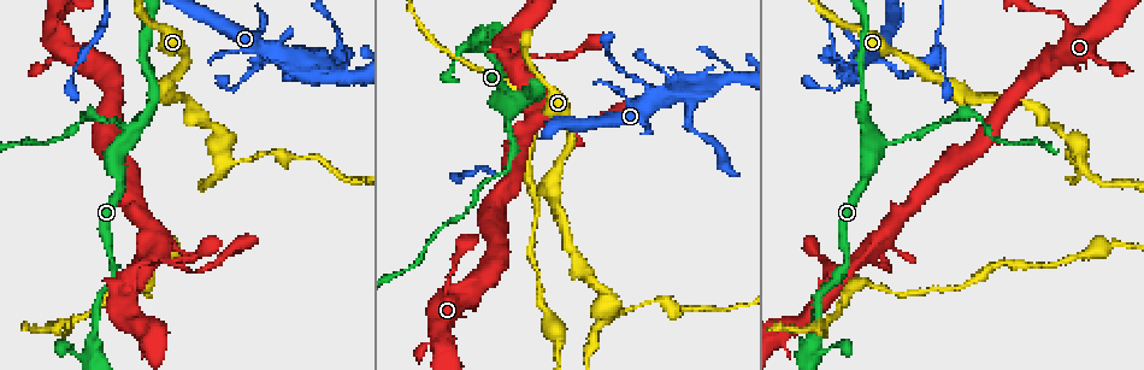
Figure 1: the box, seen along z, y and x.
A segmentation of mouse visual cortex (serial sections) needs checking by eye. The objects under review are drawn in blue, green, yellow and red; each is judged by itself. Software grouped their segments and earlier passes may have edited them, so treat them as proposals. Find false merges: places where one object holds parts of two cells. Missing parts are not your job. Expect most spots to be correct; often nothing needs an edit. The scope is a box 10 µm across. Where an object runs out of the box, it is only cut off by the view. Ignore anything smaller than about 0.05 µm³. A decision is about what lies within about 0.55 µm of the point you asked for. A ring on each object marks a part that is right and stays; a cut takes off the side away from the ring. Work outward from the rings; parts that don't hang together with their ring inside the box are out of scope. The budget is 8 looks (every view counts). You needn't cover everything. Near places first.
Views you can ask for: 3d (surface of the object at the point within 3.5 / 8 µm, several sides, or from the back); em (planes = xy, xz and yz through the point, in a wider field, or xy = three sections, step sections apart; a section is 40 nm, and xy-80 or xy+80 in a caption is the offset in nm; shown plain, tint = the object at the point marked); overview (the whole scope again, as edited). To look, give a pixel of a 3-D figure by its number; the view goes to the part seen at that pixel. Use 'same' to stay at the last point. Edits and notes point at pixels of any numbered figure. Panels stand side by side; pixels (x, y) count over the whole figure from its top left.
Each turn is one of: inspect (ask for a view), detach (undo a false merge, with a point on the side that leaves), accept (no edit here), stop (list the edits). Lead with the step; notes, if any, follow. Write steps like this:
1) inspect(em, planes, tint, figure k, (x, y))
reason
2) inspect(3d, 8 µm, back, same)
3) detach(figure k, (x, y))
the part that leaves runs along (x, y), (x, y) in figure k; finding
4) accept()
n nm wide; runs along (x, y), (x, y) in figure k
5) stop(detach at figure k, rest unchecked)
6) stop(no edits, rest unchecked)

inspect(3d, 3.5 µm, figure 1, (294, 59))
four arms meet

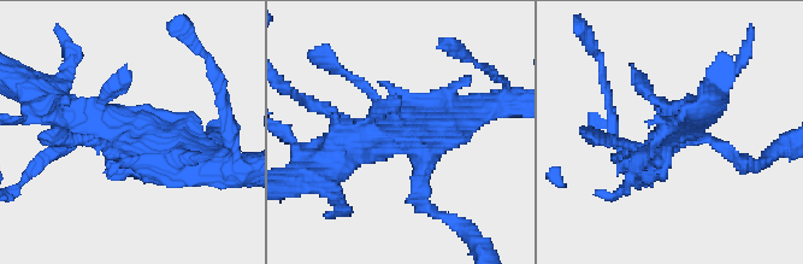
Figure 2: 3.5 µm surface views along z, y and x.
inspect(em, xy, step 3, tint, figure 2, (136, 139))

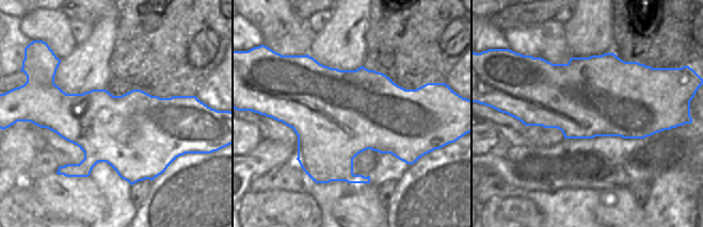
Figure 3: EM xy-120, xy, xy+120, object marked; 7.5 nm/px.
accept()
runs along (335, 159), (474, 110) in figure 2; one cell here

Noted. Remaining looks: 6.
inspect(3d, 3.5 µm, figure 1, (878, 147))
branch point

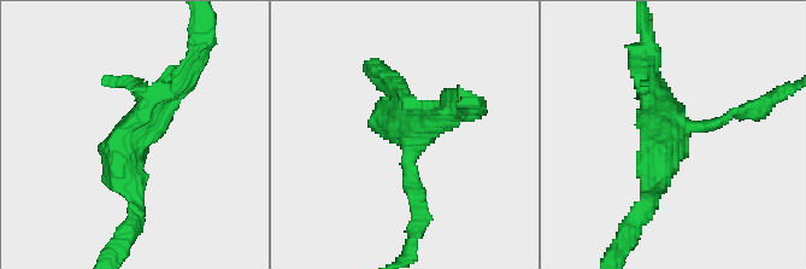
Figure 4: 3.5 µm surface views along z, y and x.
inspect(em, xy, step 3, plain, figure 4, (409, 132))
now the EM

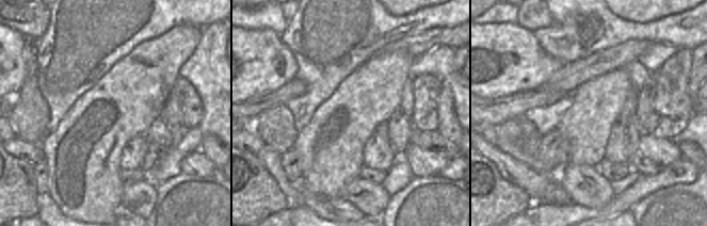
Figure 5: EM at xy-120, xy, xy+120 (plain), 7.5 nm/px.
inspect(em, xy, step 3, tint, same)

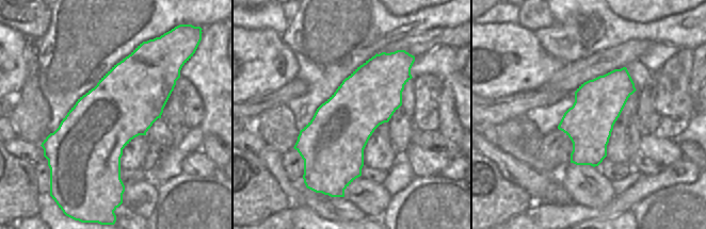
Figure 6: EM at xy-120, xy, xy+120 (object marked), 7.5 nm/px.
accept()
runs along (135, 202), (124, 146), (190, 69) in figure 4; continuous, no second cell

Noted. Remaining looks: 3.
inspect(3d, 8 µm, figure 1, (873, 258))
thin arm on a thick one

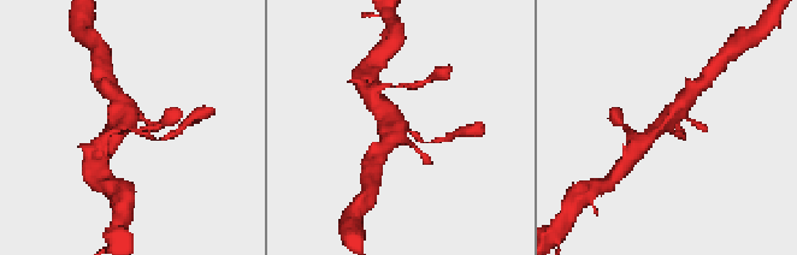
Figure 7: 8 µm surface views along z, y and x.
inspect(3d, 3.5 µm, same)
closer look

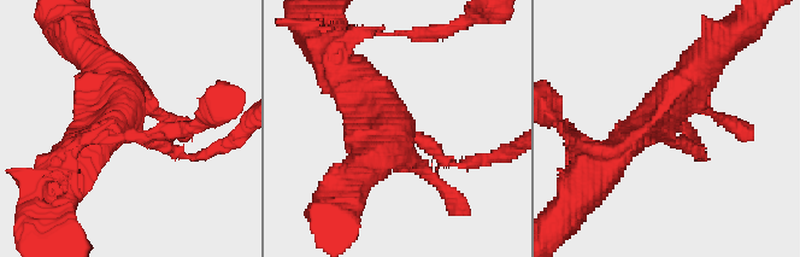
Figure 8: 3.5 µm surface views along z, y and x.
accept()
one cell here

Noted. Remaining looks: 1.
stop(no edits, rest unchecked)

